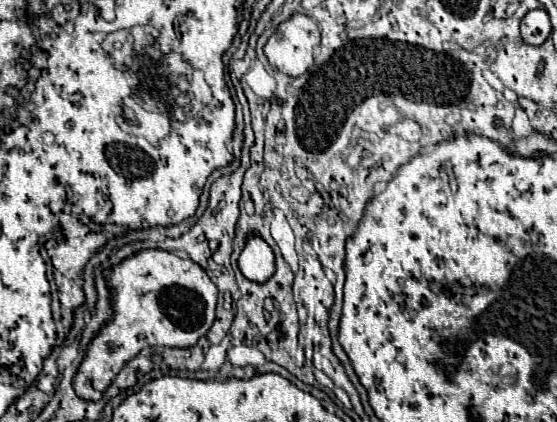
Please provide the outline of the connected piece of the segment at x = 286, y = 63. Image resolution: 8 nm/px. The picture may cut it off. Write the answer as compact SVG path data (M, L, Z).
M293 15L281 23L265 45L271 65L289 77L299 77L313 67L313 49L319 45L321 33L317 23L307 15Z

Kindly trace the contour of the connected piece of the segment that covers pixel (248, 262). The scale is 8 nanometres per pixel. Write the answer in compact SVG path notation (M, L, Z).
M259 237L247 239L247 245L239 257L239 267L247 279L257 283L267 281L275 273L275 257L271 247Z

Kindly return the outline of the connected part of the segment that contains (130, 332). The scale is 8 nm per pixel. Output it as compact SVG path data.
M145 249L125 261L121 261L115 269L105 273L107 285L113 291L113 321L103 325L101 333L93 339L93 343L87 349L85 361L79 369L79 373L73 379L75 393L85 401L99 401L103 397L103 391L111 385L115 375L121 371L121 367L139 355L139 351L147 345L153 347L193 347L213 325L215 321L215 305L217 305L217 287L211 283L207 273L193 263L191 259L181 259L175 253L161 251L161 249Z

